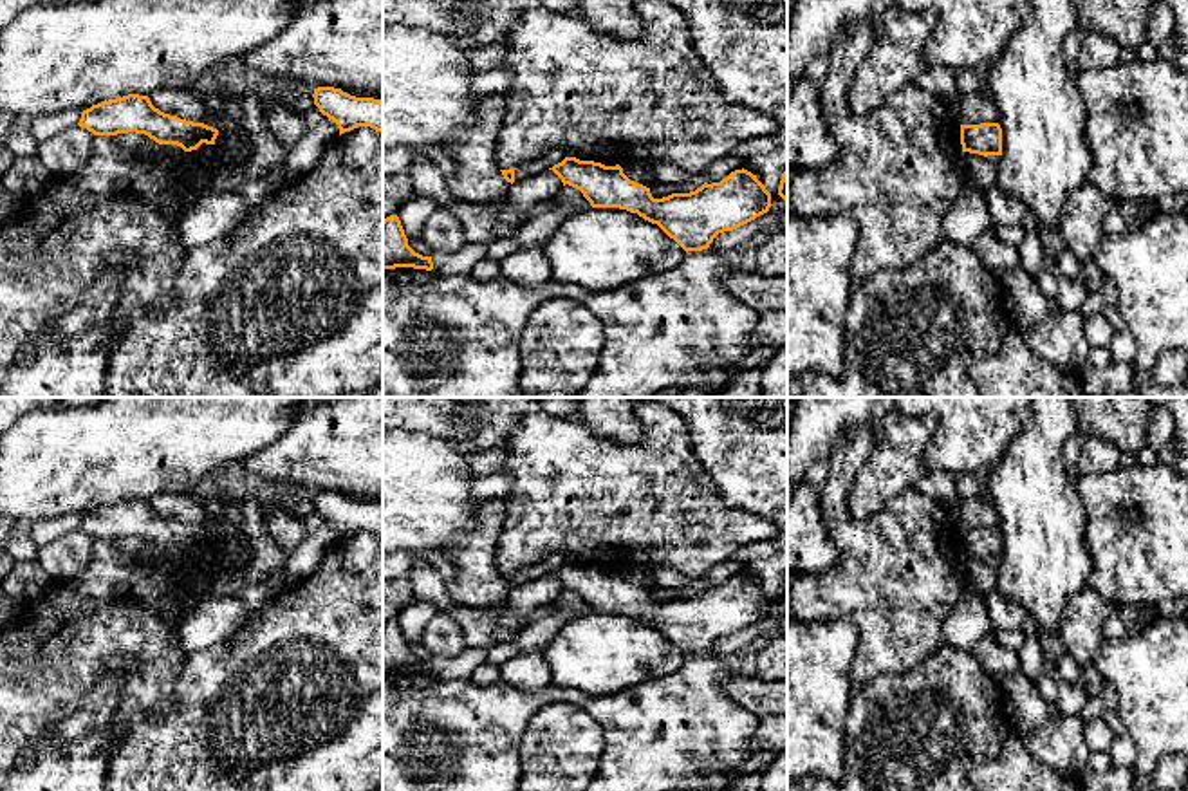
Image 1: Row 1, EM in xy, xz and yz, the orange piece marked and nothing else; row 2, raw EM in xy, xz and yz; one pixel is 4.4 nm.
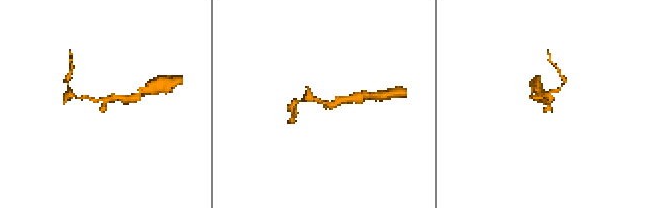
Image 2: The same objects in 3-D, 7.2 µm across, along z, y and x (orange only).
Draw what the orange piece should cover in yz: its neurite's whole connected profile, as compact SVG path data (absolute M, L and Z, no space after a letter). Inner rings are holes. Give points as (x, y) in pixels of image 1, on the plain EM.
M998 527L961 529L962 556L1002 560L1002 533Z

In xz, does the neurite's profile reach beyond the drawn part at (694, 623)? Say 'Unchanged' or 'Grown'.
Unchanged

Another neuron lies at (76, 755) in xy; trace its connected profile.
M101 675L72 715L20 751L0 791L105 791L121 686L119 675Z

